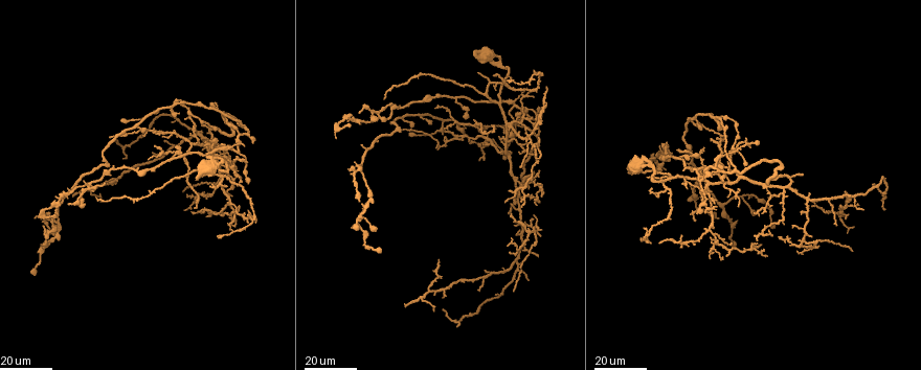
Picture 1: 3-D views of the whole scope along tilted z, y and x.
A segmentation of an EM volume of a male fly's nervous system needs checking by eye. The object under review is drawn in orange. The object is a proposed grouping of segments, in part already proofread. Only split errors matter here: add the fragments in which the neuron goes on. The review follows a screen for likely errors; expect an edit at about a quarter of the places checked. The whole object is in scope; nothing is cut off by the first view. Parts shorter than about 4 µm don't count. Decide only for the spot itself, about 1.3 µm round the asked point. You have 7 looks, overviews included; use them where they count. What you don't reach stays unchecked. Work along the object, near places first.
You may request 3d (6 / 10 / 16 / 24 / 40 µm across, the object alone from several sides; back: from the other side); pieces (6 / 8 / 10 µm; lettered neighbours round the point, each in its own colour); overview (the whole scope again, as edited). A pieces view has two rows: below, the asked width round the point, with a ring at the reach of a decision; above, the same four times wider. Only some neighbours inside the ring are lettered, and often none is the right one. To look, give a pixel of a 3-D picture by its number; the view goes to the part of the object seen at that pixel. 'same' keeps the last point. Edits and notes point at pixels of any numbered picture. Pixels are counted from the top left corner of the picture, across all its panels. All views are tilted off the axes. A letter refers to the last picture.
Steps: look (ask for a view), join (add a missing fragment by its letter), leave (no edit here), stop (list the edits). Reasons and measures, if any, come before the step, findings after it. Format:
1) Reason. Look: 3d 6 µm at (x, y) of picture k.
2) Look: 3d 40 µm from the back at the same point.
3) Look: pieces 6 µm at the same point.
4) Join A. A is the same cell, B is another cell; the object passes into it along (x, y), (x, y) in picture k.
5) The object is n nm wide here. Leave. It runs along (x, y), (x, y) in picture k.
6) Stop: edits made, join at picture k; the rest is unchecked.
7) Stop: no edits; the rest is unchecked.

End of a long branch. Look: 3d 16 µm at (443, 308) of picture 1.

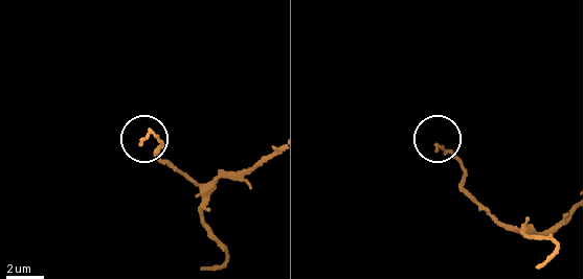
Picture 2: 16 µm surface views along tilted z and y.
Look: pieces 6 µm at (140, 142) of picture 2.

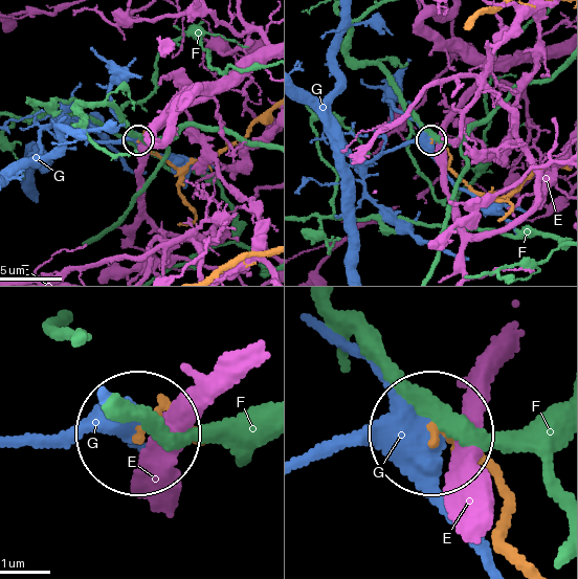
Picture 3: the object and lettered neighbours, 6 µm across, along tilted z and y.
The object is 160 nm wide here. Leave. E, F and G are other cells; no lettered fragment goes on from it.

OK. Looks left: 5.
Free end. Look: 3d 24 µm at (780, 238) of picture 1.

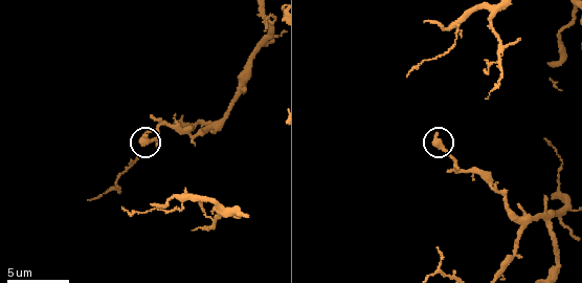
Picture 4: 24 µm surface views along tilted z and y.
What lies round it. Look: pieces 8 µm at (435, 134) of picture 4.

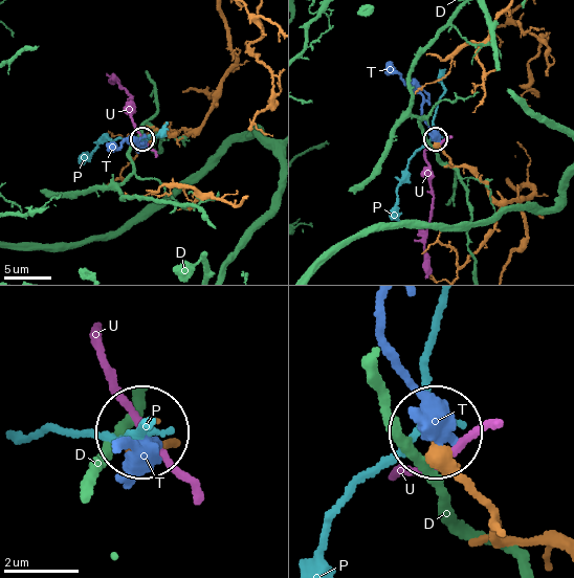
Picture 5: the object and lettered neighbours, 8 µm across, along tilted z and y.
Leave. D, P, T and U are other cells; no lettered fragment goes on from it.

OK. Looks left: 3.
Look: 3d 16 µm at (205, 146) of picture 1.

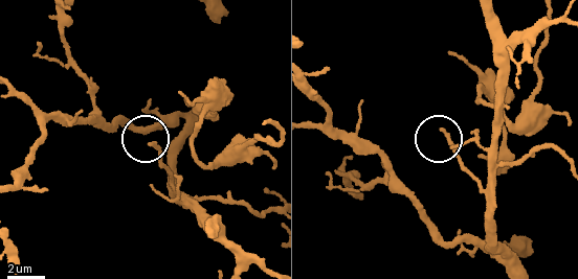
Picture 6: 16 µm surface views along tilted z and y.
Look: 3d 10 µm at (150, 144) of picture 6.

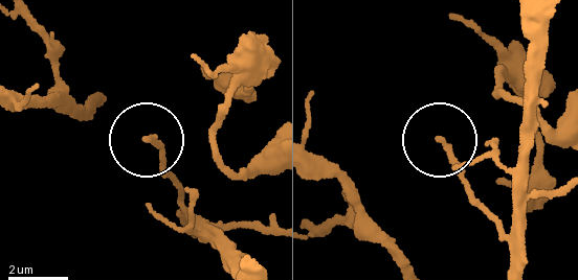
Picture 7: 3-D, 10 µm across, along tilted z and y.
Look: pieces 6 µm at (149, 137) of picture 7.

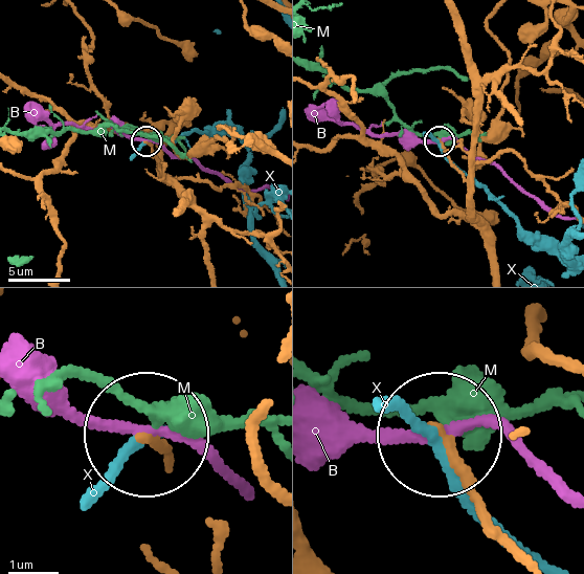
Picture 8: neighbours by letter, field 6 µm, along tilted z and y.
The object is 180 nm wide here. Leave. B, M and X are other cells; it runs along (519, 550), (448, 443) in picture 8; no lettered fragment goes on from it.

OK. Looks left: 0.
Stop: no edits; the rest is unchecked.

